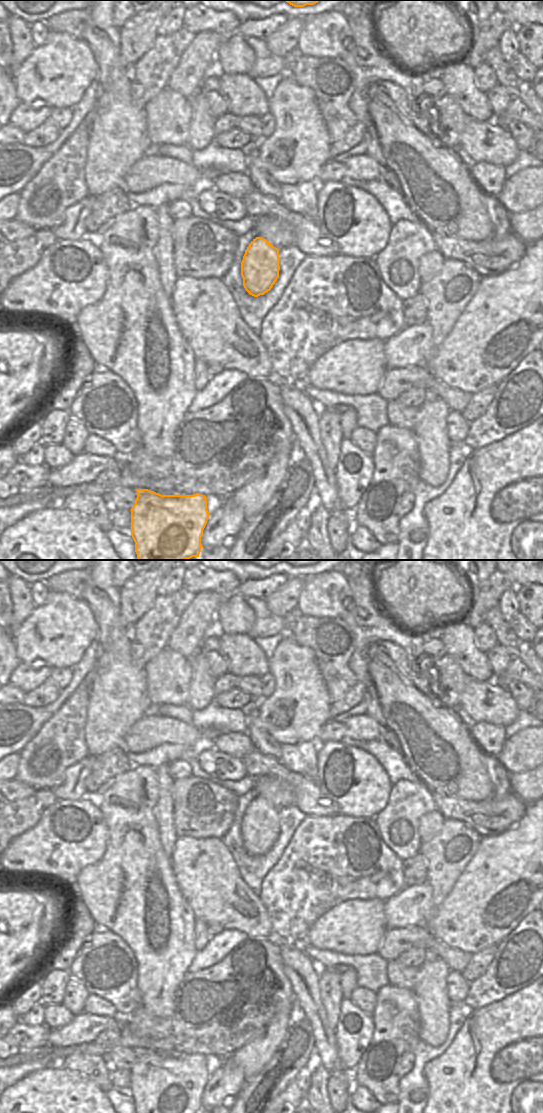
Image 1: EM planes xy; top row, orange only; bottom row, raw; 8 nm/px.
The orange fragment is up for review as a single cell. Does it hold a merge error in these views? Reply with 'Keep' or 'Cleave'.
Keep

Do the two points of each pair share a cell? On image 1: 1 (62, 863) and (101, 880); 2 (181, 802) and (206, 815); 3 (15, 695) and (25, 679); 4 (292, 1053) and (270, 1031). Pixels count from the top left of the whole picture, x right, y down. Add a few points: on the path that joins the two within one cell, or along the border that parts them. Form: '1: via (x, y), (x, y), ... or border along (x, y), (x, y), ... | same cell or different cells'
1: border along (100, 859), (86, 865), (69, 887) | different cells
2: via (187, 802), (193, 802), (200, 809) | same cell
3: border along (10, 683), (25, 692) | different cells
4: border along (289, 1023), (283, 1039), (268, 1061) | different cells

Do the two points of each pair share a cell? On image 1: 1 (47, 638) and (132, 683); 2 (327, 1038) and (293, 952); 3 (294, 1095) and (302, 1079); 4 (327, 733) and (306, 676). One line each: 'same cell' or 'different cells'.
1: different cells
2: same cell
3: different cells
4: different cells

